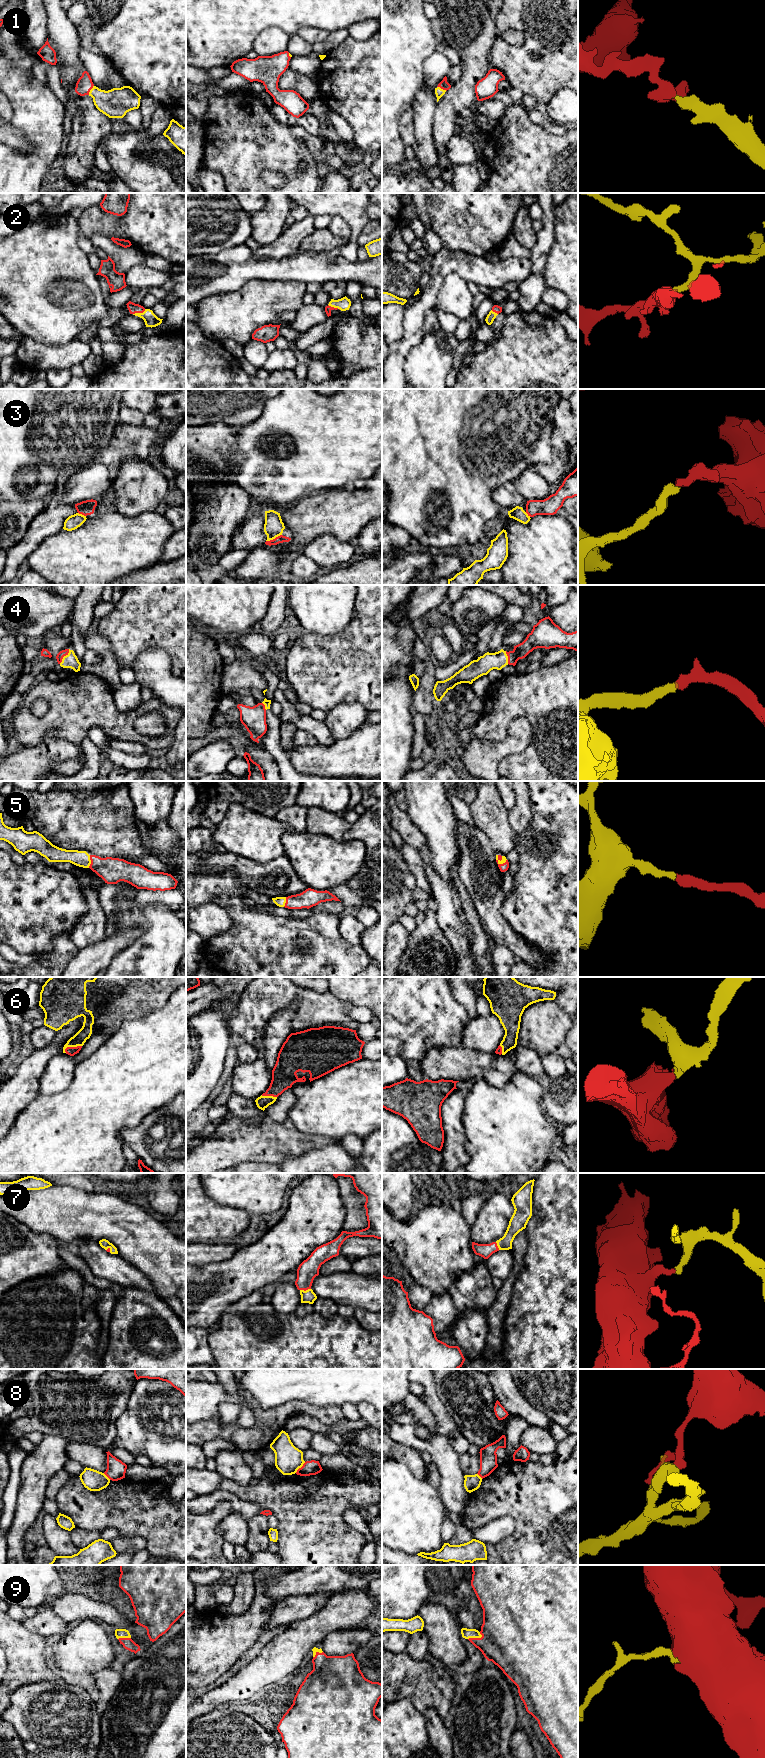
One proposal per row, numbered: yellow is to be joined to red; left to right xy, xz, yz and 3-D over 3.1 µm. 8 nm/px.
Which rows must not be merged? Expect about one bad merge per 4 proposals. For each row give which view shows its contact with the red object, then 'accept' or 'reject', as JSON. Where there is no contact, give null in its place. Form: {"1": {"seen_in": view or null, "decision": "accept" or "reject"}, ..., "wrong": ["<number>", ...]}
{"1": {"seen_in": "xy", "decision": "accept"}, "2": {"seen_in": "xy", "decision": "accept"}, "3": {"seen_in": "xz", "decision": "accept"}, "4": {"seen_in": "xy", "decision": "accept"}, "5": {"seen_in": "xy", "decision": "accept"}, "6": {"seen_in": "xy", "decision": "accept"}, "7": {"seen_in": "xz", "decision": "accept"}, "8": {"seen_in": "xz", "decision": "reject"}, "9": {"seen_in": "yz", "decision": "accept"}, "wrong": ["8"]}

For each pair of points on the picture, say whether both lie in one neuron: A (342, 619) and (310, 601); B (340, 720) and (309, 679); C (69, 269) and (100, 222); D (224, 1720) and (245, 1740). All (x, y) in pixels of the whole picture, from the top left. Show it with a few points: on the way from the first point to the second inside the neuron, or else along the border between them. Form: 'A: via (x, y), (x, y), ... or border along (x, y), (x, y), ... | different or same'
A: via (334, 614), (318, 601) | same
B: border along (354, 701), (339, 703), (326, 712) | different
C: border along (77, 221), (78, 234) | different
D: via (229, 1725), (240, 1736) | same

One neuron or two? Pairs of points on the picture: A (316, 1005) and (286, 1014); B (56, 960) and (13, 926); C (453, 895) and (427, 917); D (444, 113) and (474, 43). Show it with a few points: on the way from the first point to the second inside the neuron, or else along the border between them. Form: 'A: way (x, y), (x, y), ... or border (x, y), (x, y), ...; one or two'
A: border (296, 1001), (297, 1008), (291, 1023), (291, 1032); two
B: border (61, 934), (53, 938), (48, 951), (36, 955); two
C: border (435, 912), (437, 924), (444, 934); two
D: way (458, 96), (471, 75), (474, 60); one

